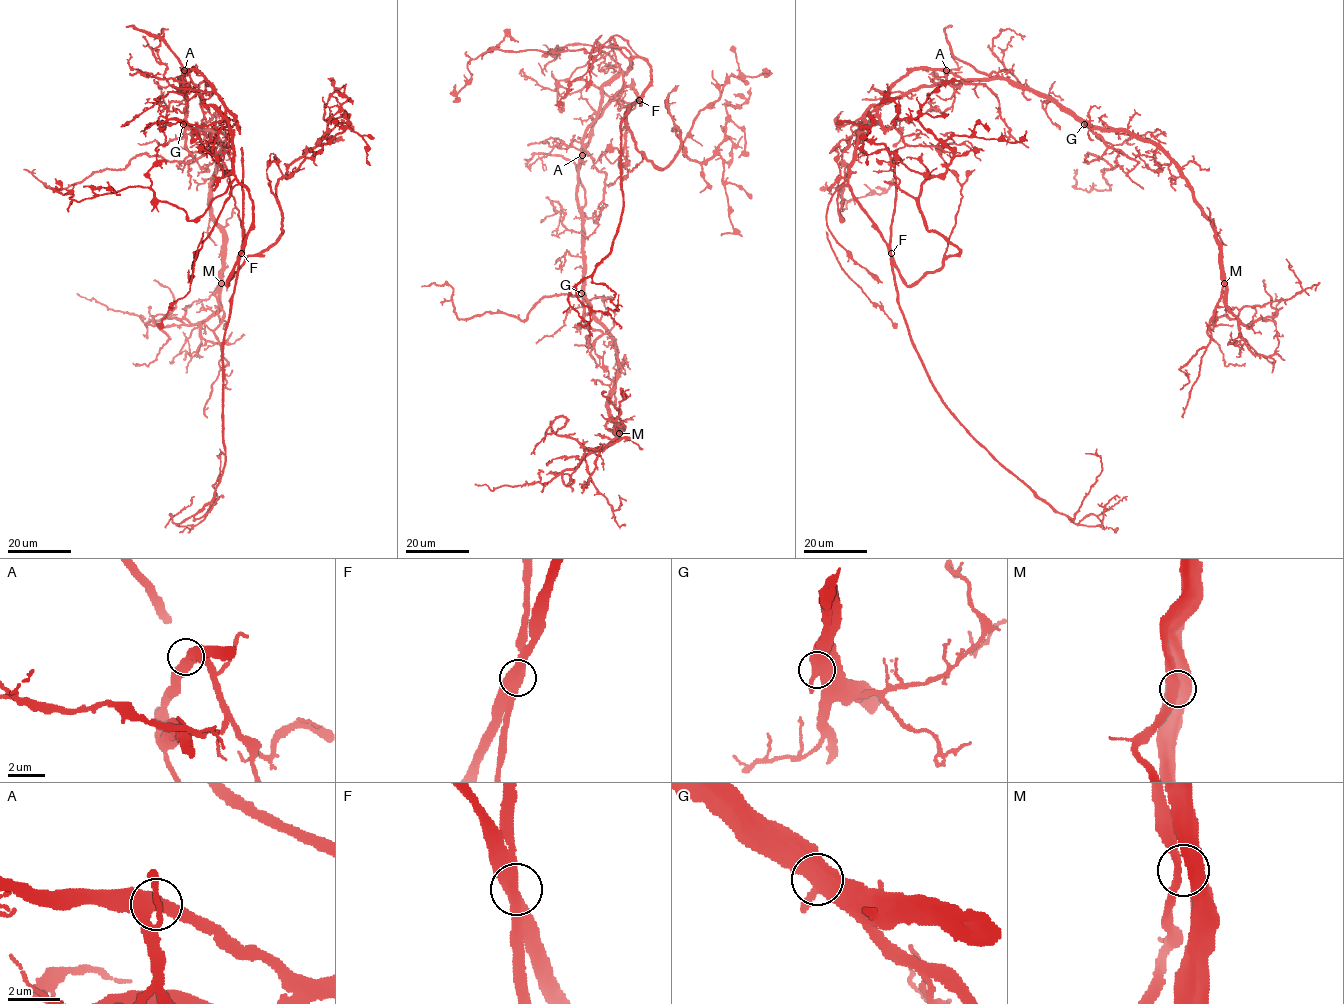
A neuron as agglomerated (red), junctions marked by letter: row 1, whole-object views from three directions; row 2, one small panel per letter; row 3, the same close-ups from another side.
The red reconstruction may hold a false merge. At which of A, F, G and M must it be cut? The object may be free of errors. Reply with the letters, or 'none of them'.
none of them

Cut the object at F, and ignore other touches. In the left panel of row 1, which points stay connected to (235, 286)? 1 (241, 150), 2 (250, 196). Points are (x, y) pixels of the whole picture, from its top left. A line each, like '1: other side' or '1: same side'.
1: same side
2: other side

